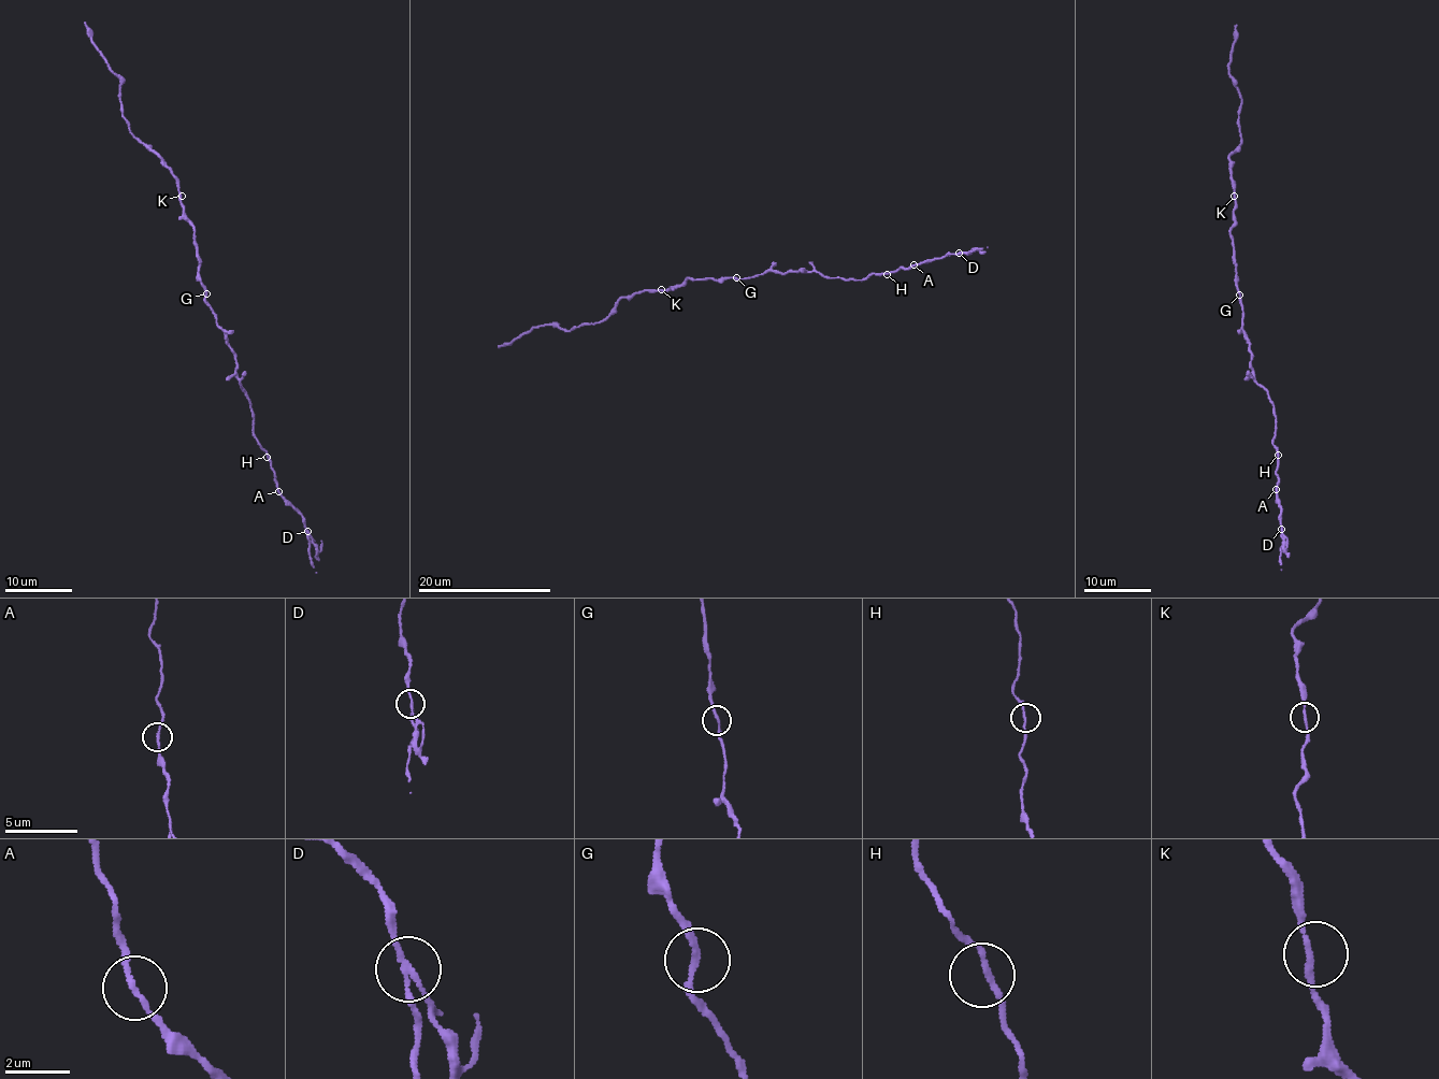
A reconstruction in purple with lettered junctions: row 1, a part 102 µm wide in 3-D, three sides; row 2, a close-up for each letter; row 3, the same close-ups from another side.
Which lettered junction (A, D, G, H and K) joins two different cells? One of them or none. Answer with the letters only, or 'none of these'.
D

